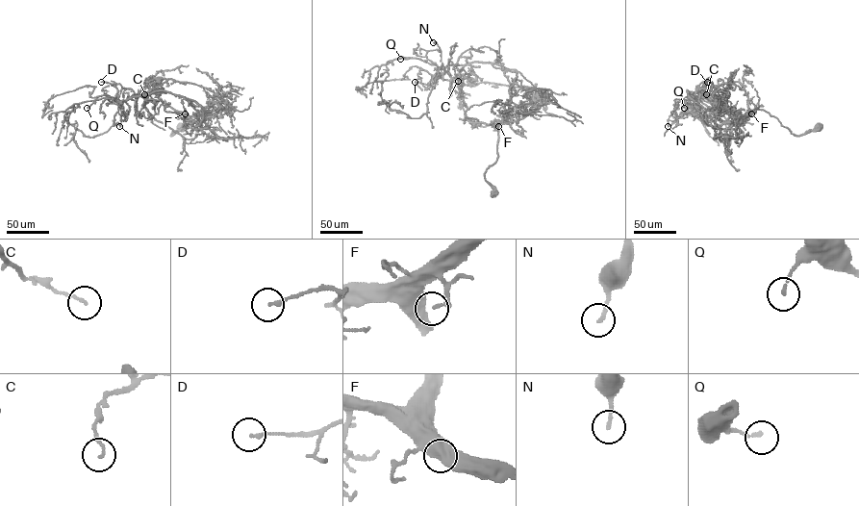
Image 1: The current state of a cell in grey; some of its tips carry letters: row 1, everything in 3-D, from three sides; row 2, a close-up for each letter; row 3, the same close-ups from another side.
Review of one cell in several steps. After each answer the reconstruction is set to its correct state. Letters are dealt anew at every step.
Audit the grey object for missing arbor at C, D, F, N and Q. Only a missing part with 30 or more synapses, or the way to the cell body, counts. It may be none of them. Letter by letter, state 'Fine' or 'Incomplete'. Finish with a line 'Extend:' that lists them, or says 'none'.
C: Fine
D: Fine
F: Fine
N: Fine
Q: Fine
Extend: none

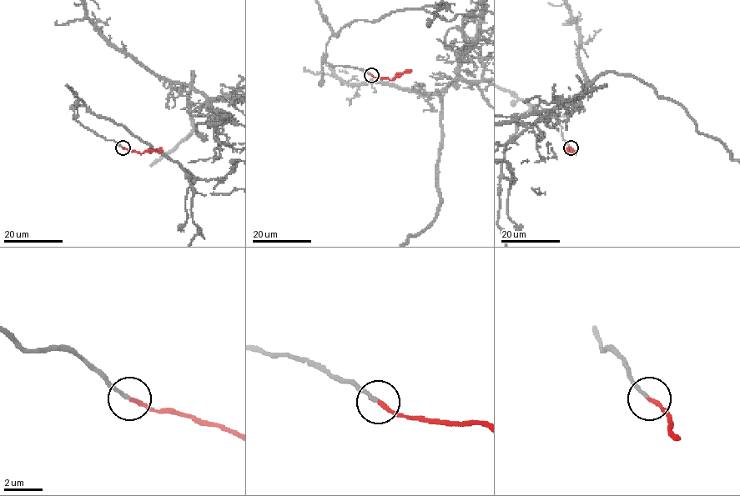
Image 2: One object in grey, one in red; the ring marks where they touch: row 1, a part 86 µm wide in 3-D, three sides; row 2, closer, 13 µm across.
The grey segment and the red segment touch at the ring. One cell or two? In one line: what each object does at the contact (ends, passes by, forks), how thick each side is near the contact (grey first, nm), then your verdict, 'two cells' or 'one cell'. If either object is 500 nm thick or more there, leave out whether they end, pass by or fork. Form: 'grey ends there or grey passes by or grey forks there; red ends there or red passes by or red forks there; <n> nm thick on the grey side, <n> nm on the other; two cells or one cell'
grey ends there; red ends there; 170 nm thick on the grey side, 200 nm on the other; one cell

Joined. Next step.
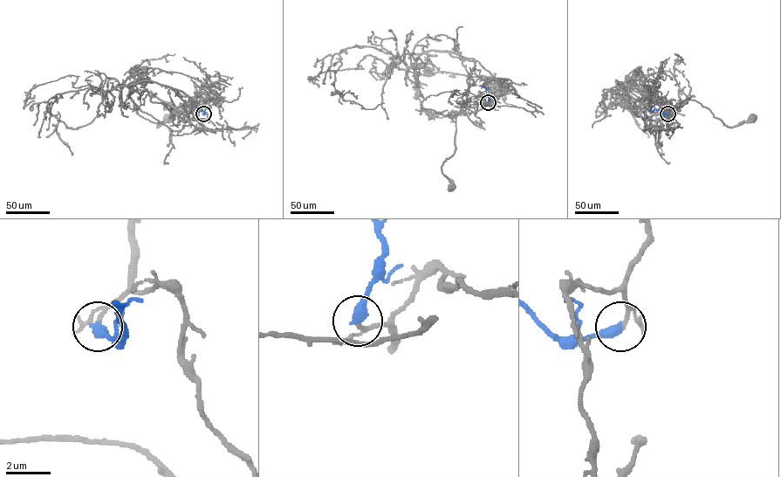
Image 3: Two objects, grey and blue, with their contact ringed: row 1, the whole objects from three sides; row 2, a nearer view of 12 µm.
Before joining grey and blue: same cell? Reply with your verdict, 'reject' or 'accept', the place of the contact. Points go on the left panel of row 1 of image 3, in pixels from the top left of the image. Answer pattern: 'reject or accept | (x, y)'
accept | (203, 114)

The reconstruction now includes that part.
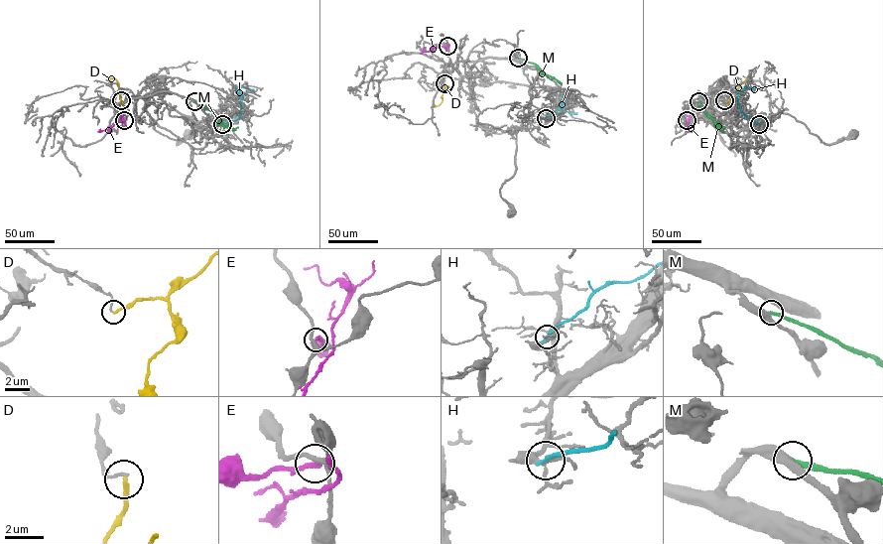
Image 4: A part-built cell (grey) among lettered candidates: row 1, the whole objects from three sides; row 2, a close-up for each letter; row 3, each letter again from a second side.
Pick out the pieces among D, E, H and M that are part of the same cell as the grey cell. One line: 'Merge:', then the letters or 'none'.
Merge: M

